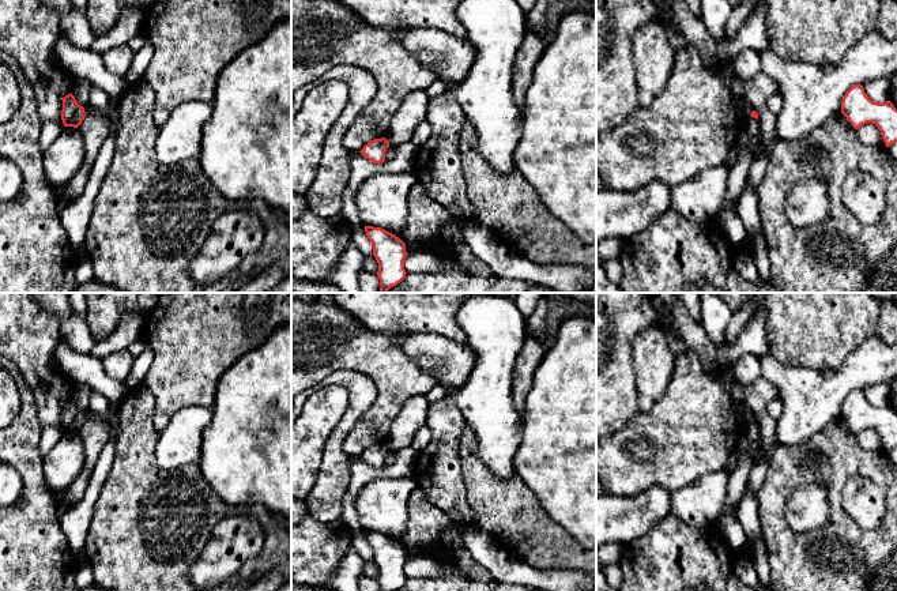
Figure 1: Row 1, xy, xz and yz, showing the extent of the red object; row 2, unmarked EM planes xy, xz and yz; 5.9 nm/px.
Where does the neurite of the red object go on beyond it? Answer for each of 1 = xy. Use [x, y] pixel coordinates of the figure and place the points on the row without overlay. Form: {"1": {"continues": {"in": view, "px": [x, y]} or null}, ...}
{"1": {"continues": null}}

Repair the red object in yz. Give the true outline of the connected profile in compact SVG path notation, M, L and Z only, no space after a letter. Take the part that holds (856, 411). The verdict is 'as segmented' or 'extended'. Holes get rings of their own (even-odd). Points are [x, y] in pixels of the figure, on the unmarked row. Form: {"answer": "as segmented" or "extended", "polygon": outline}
{"answer": "as segmented", "polygon": "M855 389L845 398L841 418L855 434L867 428L875 429L886 452L897 447L897 414L890 406L872 407L862 389Z"}

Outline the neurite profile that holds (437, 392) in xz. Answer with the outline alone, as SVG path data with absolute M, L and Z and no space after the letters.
M436 384L427 394L426 394L426 399L429 400L429 403L436 403L444 398L446 398L448 395L448 388L442 387L441 384Z

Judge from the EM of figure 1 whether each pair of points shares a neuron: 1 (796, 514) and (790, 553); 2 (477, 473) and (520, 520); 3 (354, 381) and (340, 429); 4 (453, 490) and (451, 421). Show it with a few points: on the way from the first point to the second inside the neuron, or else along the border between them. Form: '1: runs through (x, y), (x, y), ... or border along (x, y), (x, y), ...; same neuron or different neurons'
1: border along (787, 500), (786, 520), (795, 533), (825, 524); different neurons
2: runs through (485, 485), (508, 508); same neuron
3: runs through (355, 394), (355, 409), (350, 417); same neuron
4: runs through (447, 473), (447, 439); same neuron

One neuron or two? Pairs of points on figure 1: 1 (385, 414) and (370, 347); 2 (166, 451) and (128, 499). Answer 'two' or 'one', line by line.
1: one
2: two

